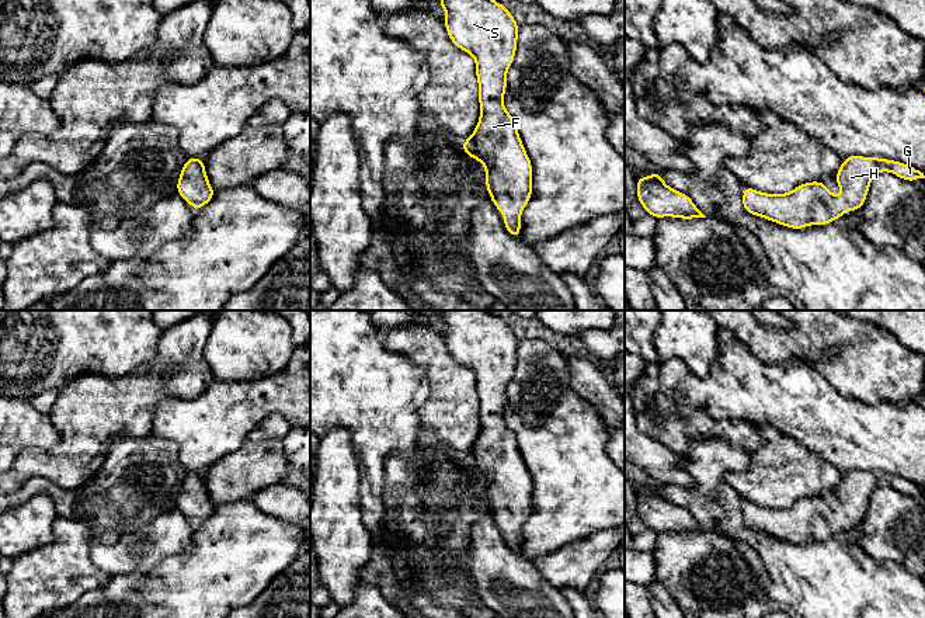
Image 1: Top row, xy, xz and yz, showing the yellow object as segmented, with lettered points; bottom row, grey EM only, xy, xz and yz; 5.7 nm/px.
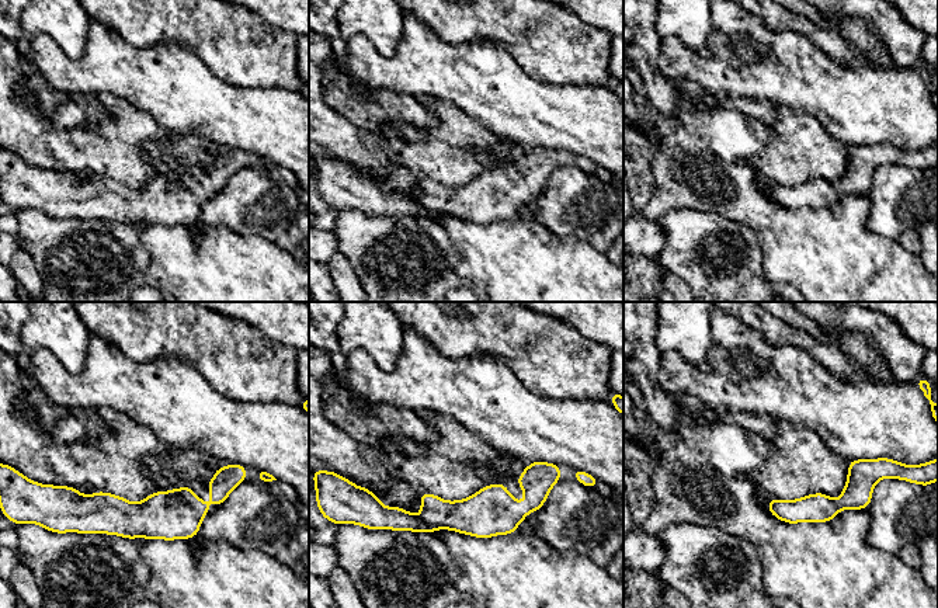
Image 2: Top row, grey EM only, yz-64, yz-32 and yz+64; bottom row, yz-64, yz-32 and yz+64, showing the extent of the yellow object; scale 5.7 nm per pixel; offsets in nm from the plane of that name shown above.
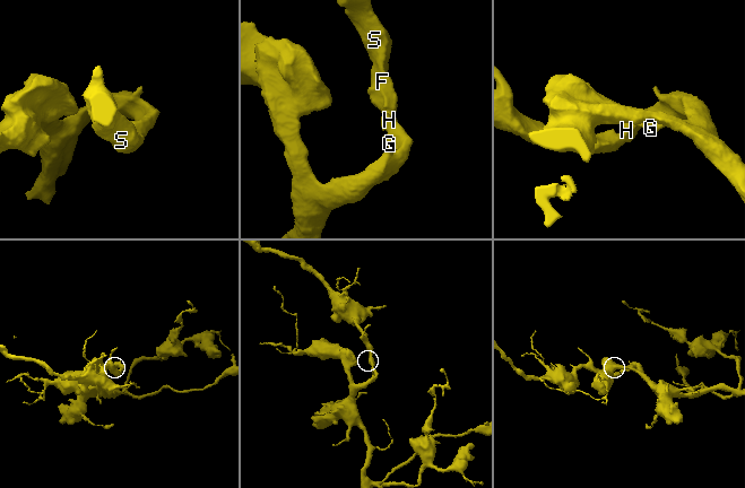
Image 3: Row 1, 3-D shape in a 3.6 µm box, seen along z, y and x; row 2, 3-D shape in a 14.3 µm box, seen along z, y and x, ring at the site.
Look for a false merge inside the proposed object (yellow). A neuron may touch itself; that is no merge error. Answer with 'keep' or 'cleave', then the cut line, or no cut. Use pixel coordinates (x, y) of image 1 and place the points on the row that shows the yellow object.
keep | no cut

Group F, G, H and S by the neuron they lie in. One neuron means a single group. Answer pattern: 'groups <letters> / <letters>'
groups F G H S

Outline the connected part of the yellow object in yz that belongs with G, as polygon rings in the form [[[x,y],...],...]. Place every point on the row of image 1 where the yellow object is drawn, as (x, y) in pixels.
[[[845,157],[835,180],[842,197],[834,197],[823,181],[803,183],[792,192],[765,194],[751,187],[743,190],[744,211],[792,229],[807,225],[827,225],[851,211],[859,211],[866,201],[869,185],[879,171],[915,183],[924,173],[901,162],[880,157]]]

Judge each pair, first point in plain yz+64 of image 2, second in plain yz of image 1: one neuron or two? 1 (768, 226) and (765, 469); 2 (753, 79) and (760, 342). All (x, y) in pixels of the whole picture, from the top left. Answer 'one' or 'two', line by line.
1: two
2: two

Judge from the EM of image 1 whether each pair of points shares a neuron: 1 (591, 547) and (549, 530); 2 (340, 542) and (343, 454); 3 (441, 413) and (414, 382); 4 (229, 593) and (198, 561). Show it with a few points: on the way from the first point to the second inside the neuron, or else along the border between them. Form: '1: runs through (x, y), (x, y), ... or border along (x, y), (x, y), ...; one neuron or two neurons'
1: border along (607, 528), (600, 528), (545, 554); two neurons
2: runs through (340, 520), (340, 476); one neuron
3: border along (423, 364), (428, 396), (417, 410), (418, 429); two neurons
4: runs through (221, 584), (207, 569); one neuron

